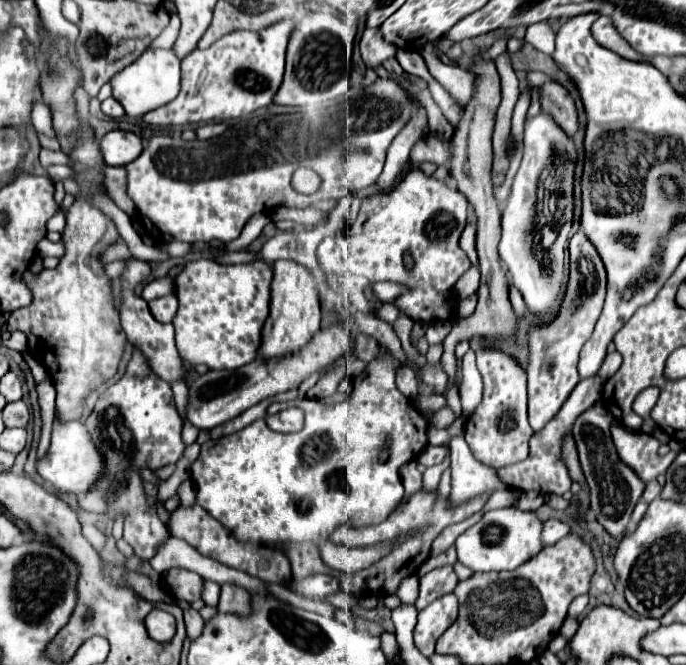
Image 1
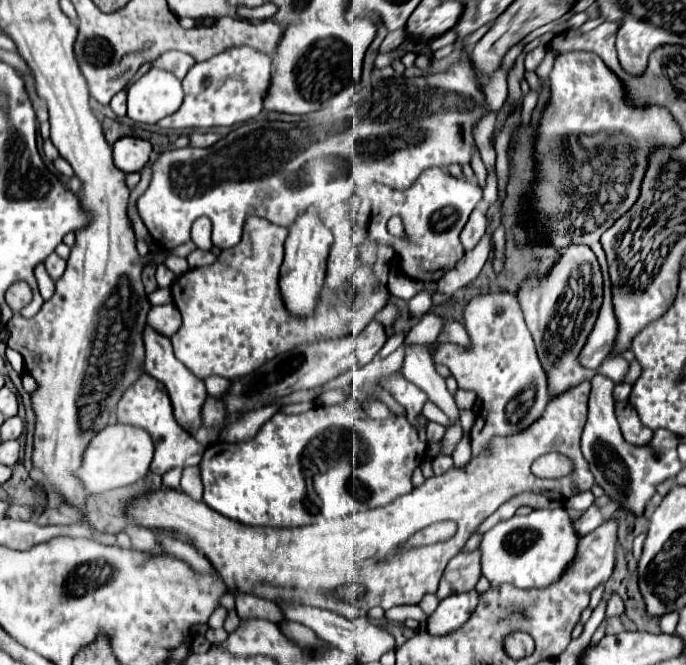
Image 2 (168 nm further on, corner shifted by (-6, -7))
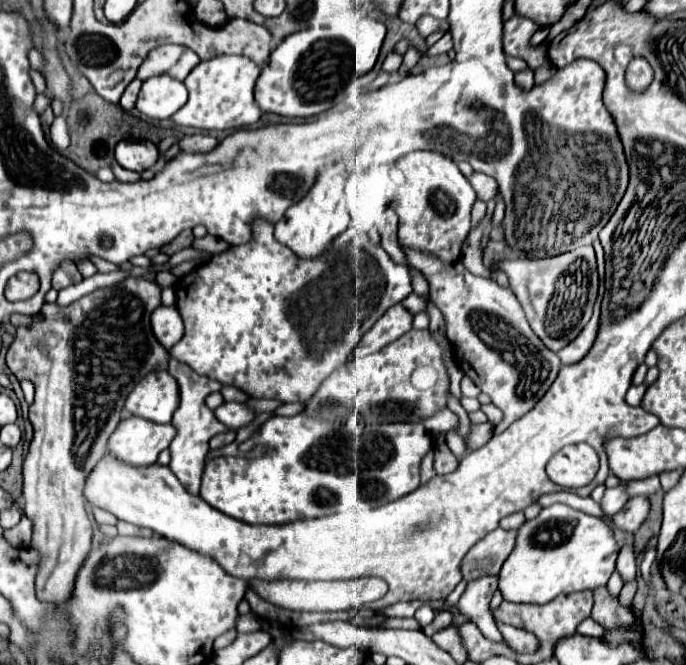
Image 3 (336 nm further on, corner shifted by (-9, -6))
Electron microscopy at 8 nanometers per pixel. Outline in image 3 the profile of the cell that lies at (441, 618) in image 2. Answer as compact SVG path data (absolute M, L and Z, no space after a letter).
M486 575L482 579L474 579L468 583L464 595L458 601L460 613L468 615L472 623L480 629L480 633L490 641L500 641L502 635L494 623L492 611L490 611L490 599L498 589L498 577Z

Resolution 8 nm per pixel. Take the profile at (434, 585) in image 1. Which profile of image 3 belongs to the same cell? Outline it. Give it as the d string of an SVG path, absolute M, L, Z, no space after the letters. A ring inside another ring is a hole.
M496 529L478 541L462 561L462 575L466 581L474 581L482 575L498 575L502 563L514 549L518 529ZM506 545L506 547L504 547Z

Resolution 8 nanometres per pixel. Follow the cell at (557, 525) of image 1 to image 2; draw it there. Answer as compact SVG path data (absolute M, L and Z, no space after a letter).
M591 506L581 518L573 520L573 528L575 528L577 536L587 536L589 532L593 532L601 524L603 524L603 516L597 506Z

